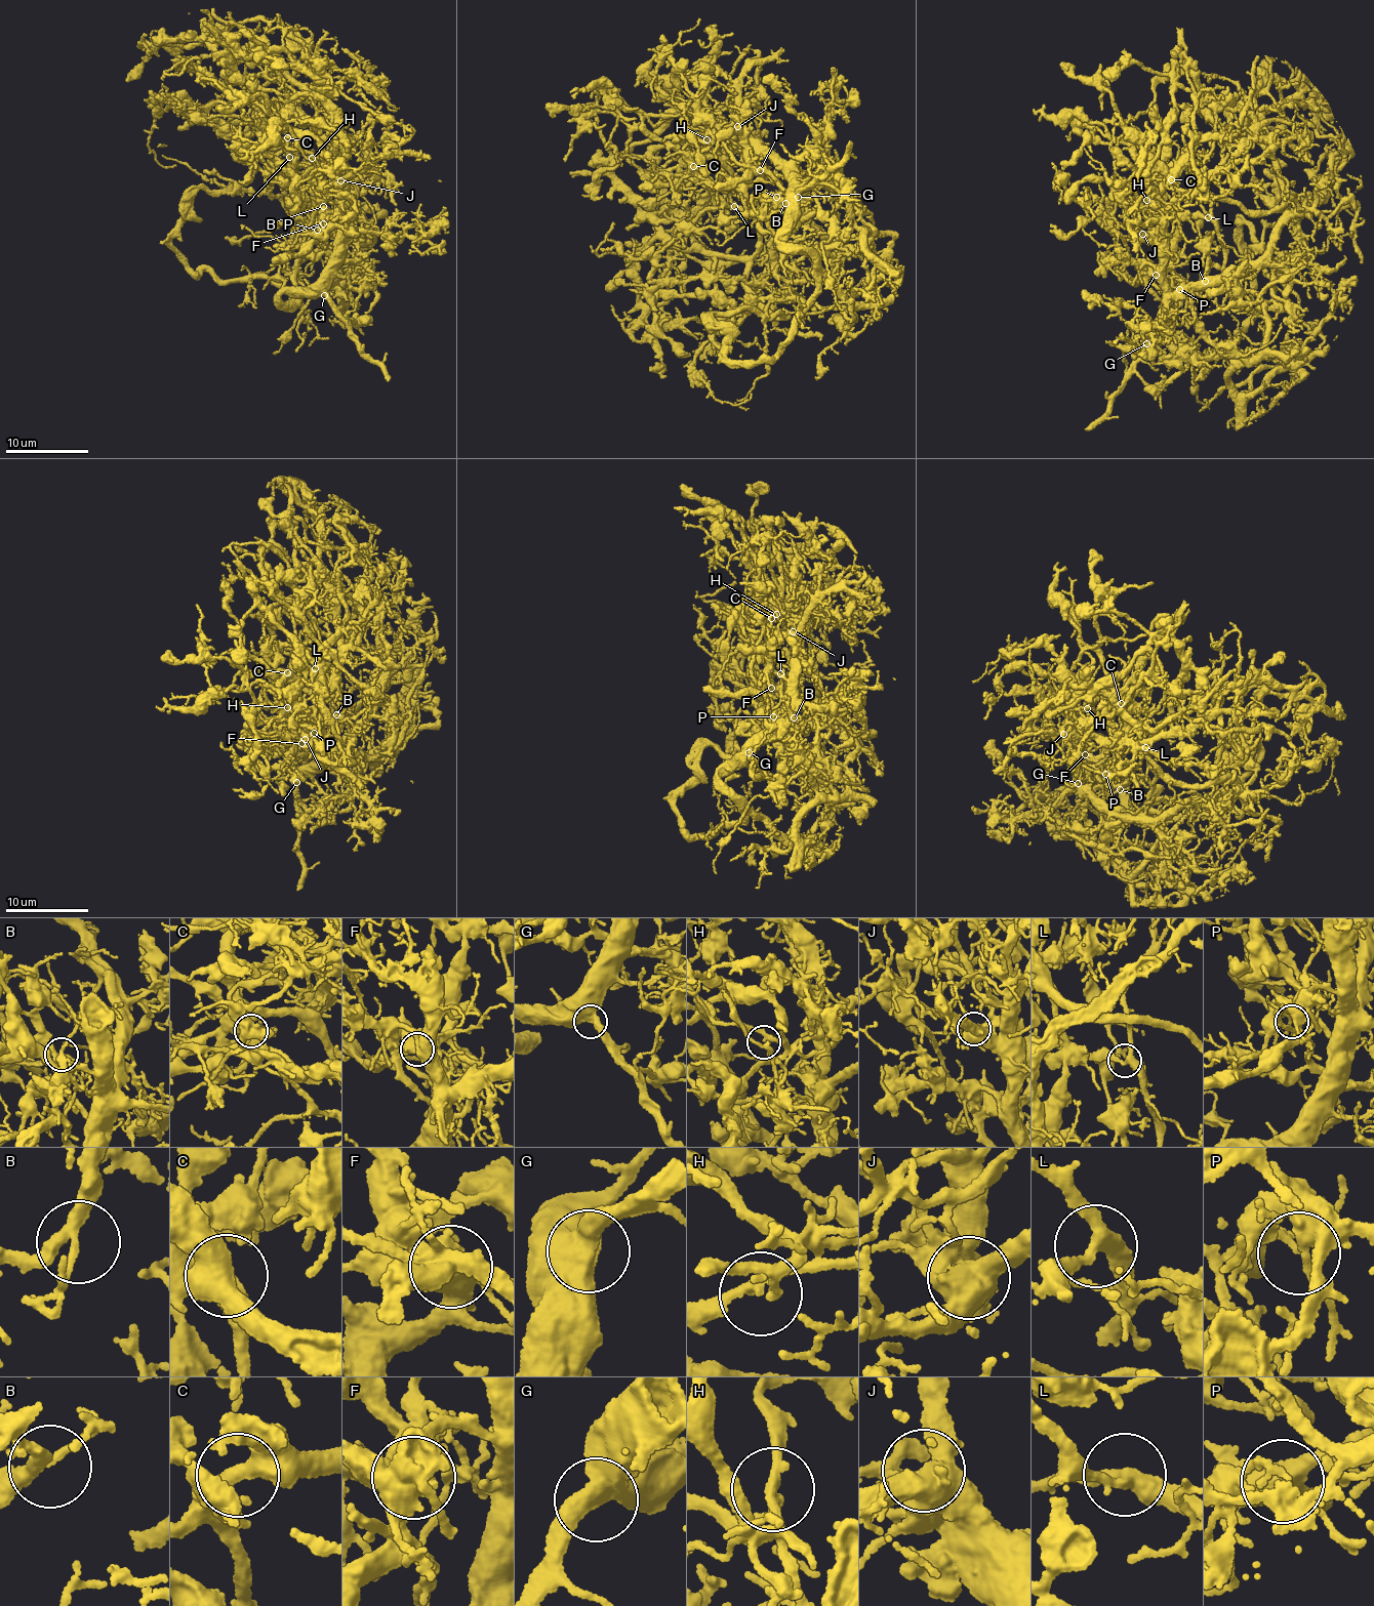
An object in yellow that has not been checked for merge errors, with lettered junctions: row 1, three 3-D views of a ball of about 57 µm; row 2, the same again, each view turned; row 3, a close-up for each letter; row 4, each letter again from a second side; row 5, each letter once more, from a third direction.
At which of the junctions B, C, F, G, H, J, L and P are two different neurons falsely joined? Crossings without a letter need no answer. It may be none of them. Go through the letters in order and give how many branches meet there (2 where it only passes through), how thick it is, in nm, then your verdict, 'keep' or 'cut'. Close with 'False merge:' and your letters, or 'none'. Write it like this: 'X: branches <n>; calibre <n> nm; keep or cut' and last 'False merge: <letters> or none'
B: branches 3; calibre 240 nm; keep
C: branches 2; calibre 400 nm; keep
F: branches 2; calibre 700 nm; cut
G: branches 2; calibre 500 nm; keep
H: branches 3; calibre 190 nm; keep
J: branches 2; calibre 650 nm; keep
L: branches 3; calibre 320 nm; keep
P: branches 2; calibre 360 nm; keep
False merge: F

